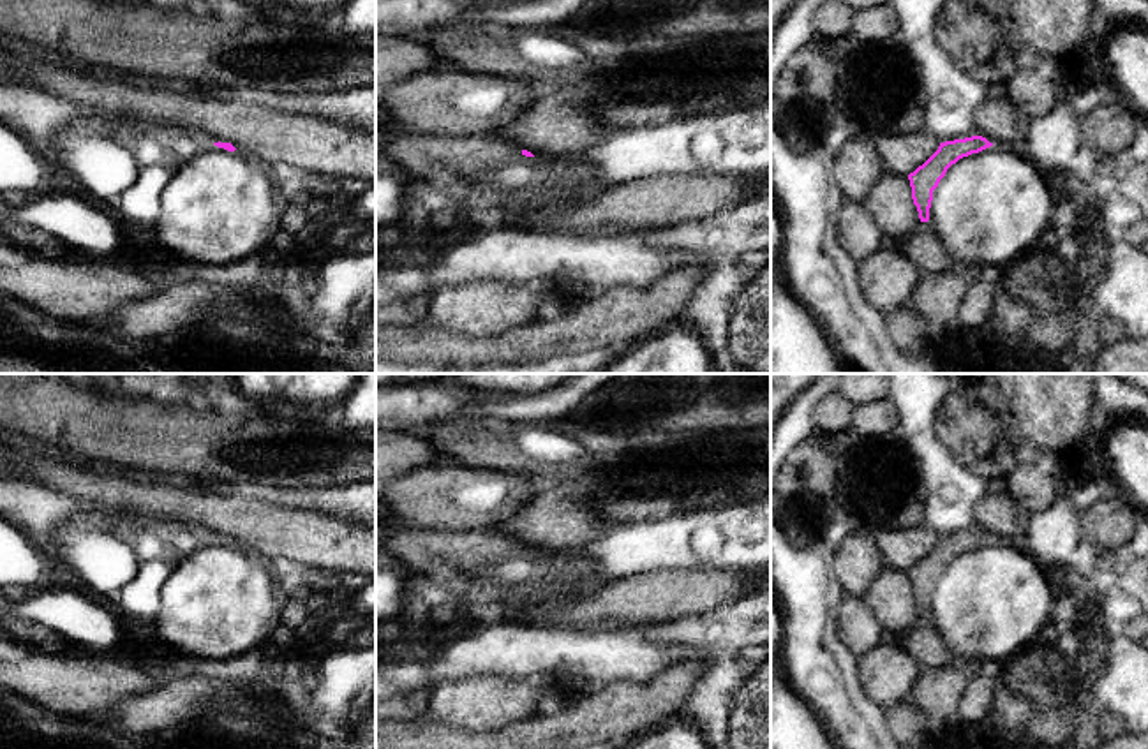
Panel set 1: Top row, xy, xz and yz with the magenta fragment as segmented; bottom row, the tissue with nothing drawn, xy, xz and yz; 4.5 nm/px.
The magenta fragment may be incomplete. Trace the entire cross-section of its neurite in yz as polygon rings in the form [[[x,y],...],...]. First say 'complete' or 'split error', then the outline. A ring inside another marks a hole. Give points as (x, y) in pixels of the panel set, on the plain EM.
complete; [[[982,530],[940,538],[938,545],[922,560],[908,569],[912,594],[917,601],[921,617],[929,615],[933,585],[938,582],[947,564],[959,553],[979,548],[989,541],[993,541],[993,538]]]

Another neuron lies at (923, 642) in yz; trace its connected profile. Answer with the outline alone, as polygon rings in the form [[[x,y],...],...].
[[[922,617],[903,638],[903,647],[917,661],[919,668],[940,668],[956,661],[947,649],[943,638],[938,634],[933,620]]]

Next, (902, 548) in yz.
[[[921,523],[903,529],[889,529],[875,534],[876,548],[883,564],[899,573],[908,571],[922,560],[940,541],[936,530]]]

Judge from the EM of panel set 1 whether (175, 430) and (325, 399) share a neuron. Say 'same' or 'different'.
different

